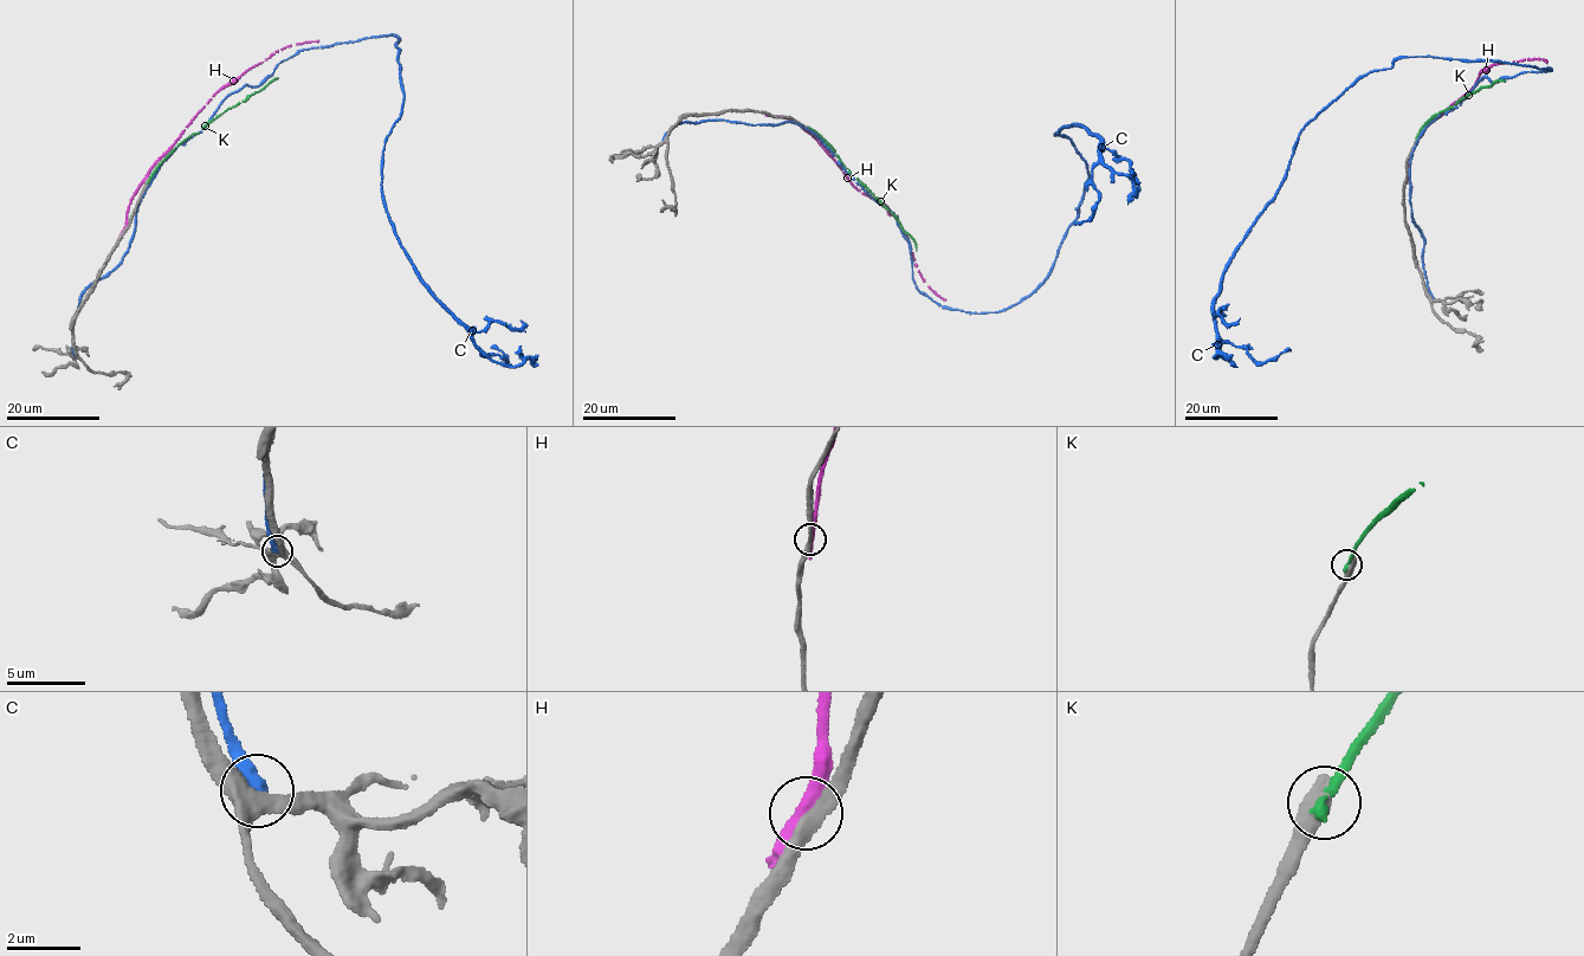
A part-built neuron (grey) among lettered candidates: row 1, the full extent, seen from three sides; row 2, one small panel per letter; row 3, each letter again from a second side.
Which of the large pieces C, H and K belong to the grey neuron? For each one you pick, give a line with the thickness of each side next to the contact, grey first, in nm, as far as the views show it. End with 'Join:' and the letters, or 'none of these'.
Join: none of these

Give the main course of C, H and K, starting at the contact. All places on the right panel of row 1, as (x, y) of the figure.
C: (1433, 299), (1420, 135), (1484, 77), (1551, 69), (1401, 57), (1311, 121), (1213, 305), (1258, 361), (1291, 349)
H: (1407, 178), (1417, 137), (1469, 91), (1484, 70), (1528, 58), (1546, 60)
K: (1416, 136), (1436, 115), (1462, 97), (1498, 81), (1505, 82)

